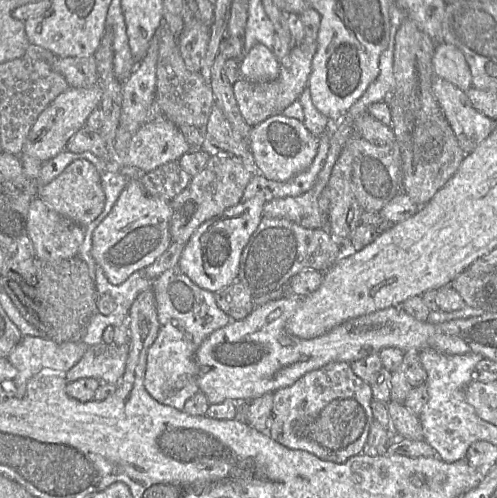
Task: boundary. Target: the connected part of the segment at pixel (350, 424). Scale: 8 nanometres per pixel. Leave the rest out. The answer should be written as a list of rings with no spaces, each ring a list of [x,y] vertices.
[[[331,362],[273,393],[267,434],[287,448],[310,452],[322,460],[344,463],[366,451],[374,420],[372,400],[370,384],[356,376],[348,362]]]

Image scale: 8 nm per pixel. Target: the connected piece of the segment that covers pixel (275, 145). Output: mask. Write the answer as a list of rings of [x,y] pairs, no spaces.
[[[275,112],[263,122],[252,127],[249,150],[258,172],[269,180],[284,182],[311,165],[317,154],[318,140],[301,121]]]

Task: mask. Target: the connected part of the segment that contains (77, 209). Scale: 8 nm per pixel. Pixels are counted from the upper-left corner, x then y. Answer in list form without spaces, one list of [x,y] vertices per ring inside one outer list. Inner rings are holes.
[[[75,160],[70,163],[54,180],[38,187],[38,196],[55,212],[84,228],[102,212],[105,203],[102,175],[87,160]]]

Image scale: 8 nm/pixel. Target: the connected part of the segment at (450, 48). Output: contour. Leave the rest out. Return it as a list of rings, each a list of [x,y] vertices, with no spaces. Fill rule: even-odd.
[[[443,42],[437,43],[432,65],[436,77],[451,82],[463,92],[472,86],[470,68],[464,54],[456,46]]]

